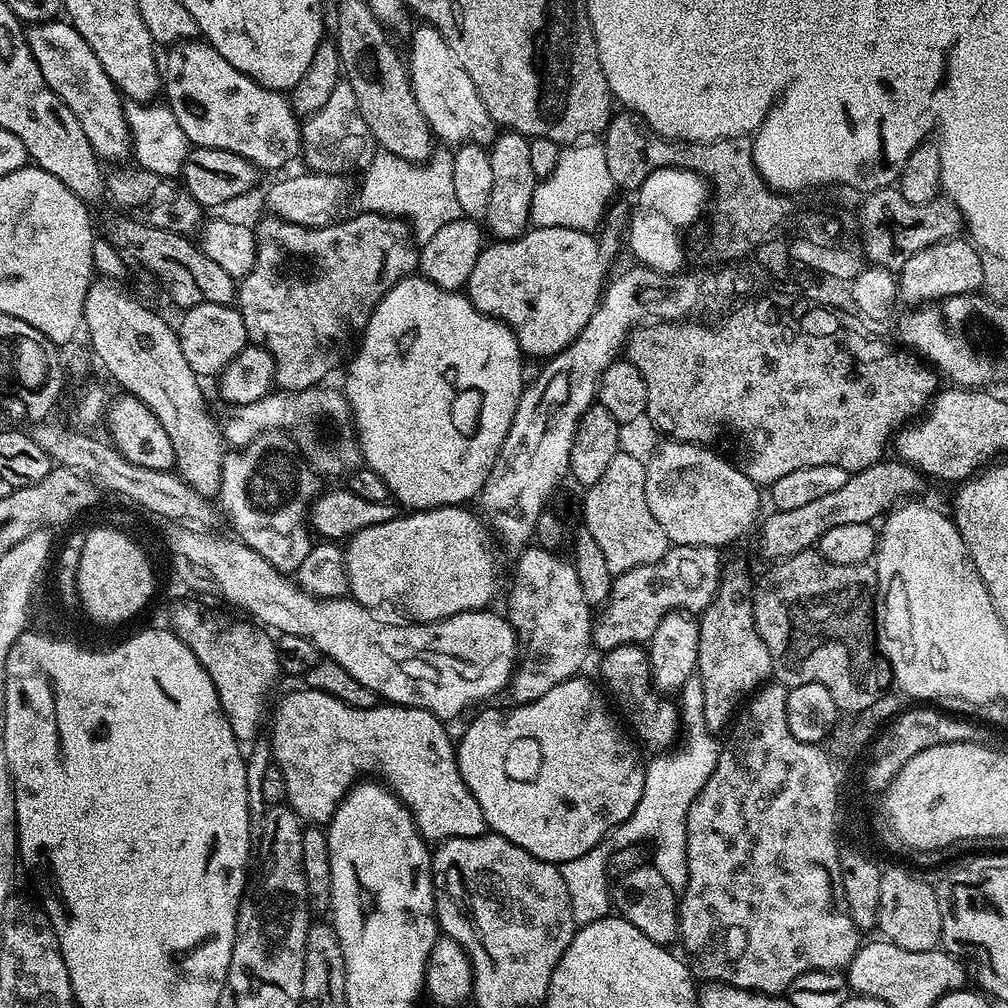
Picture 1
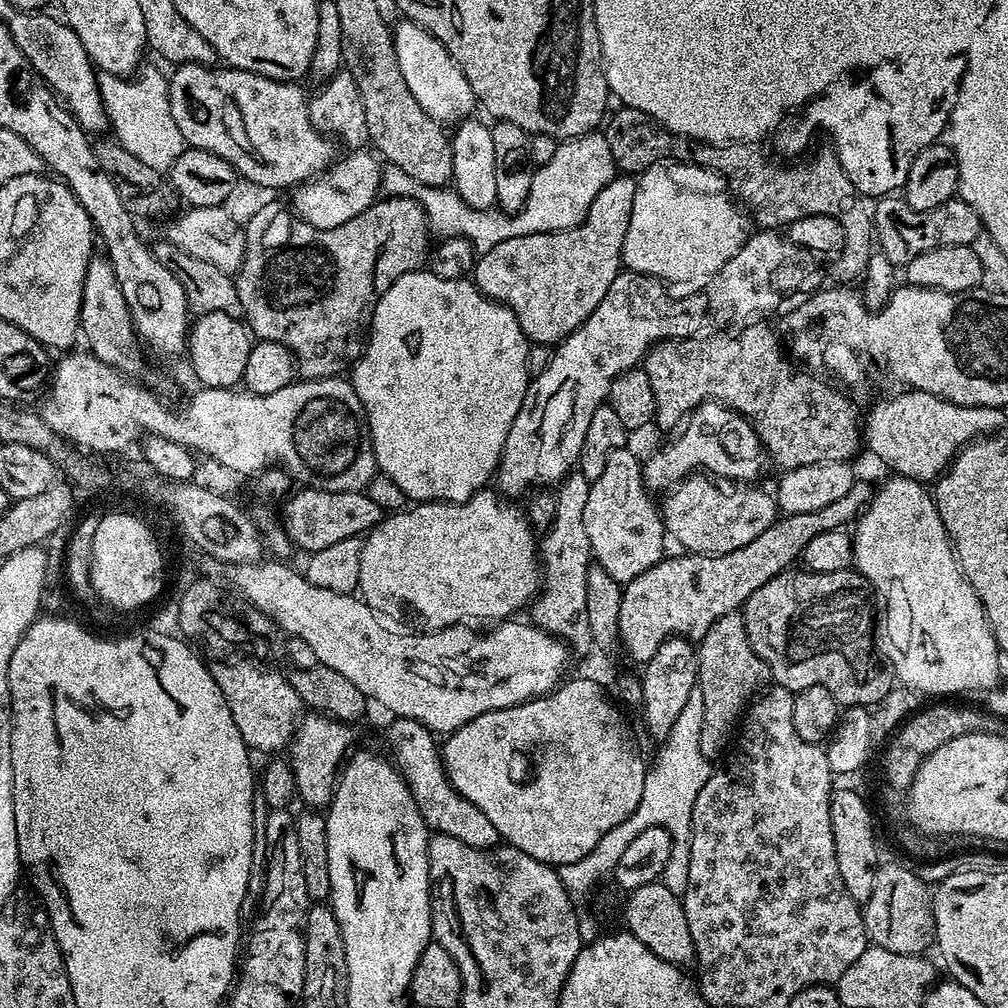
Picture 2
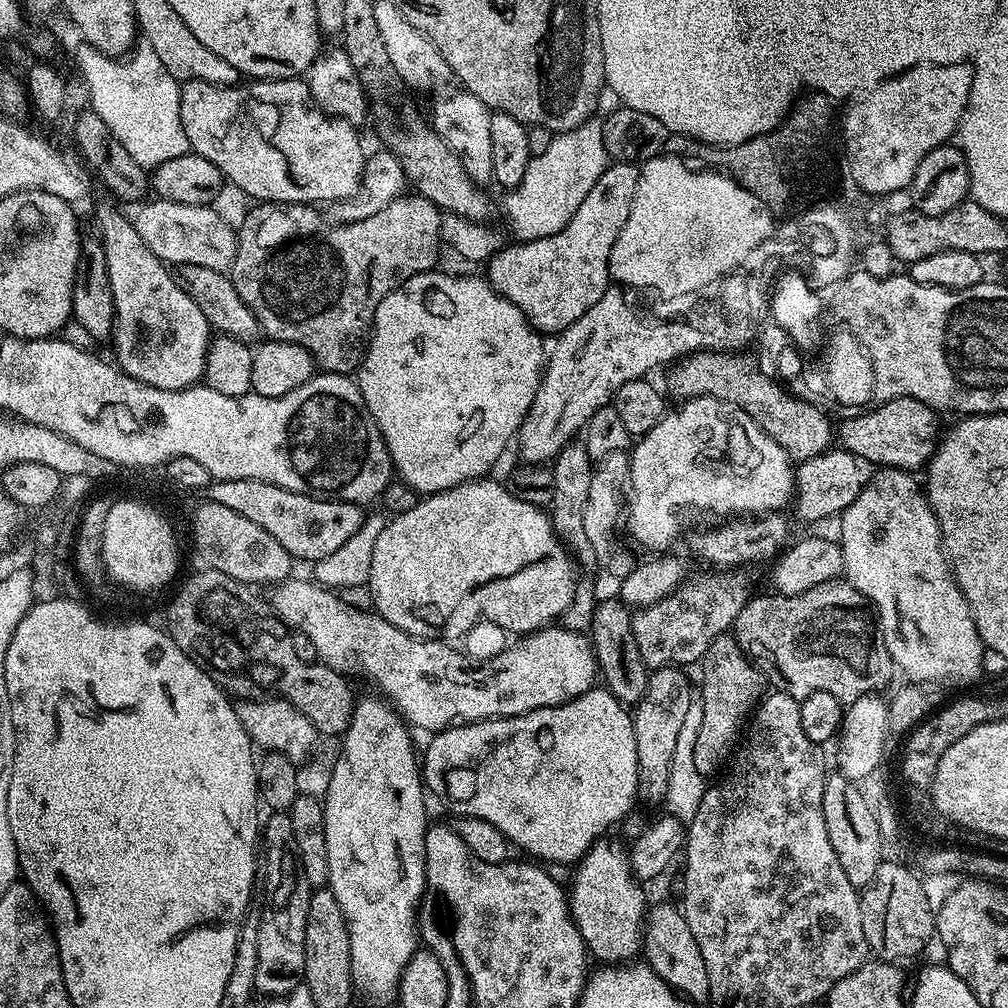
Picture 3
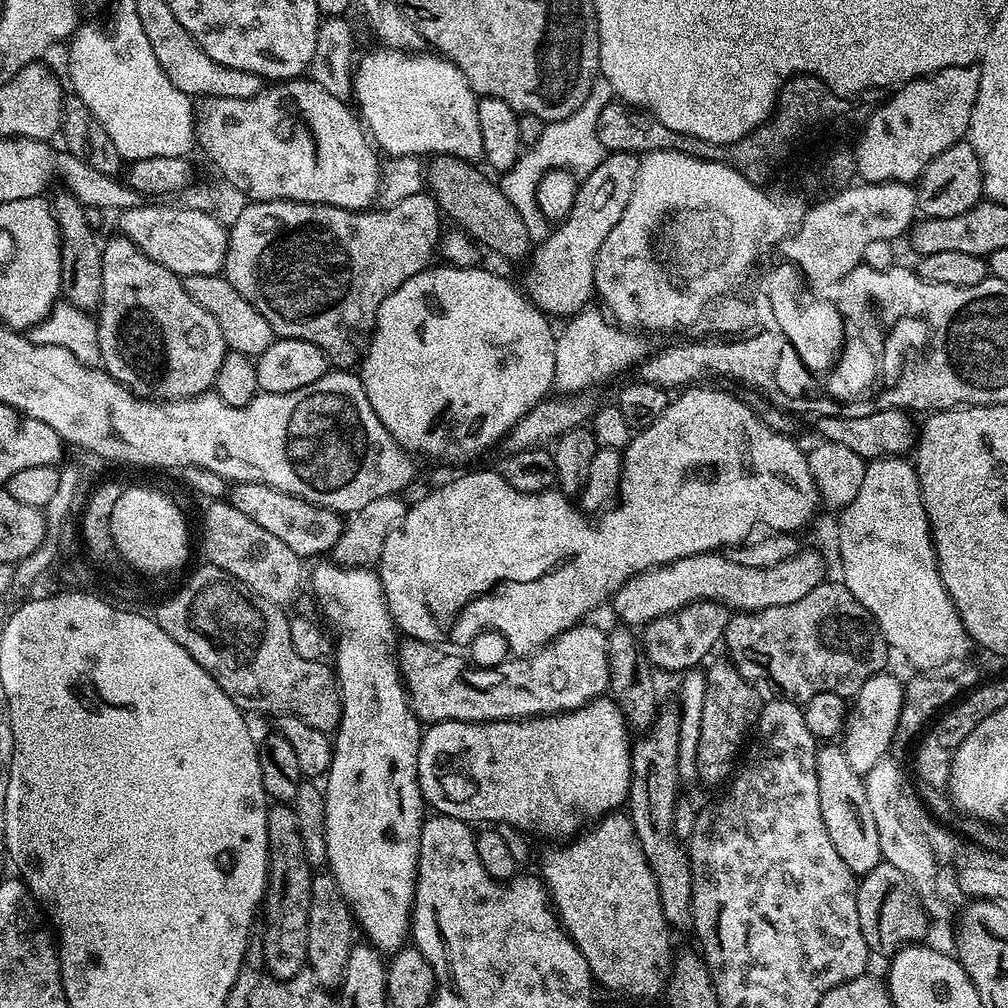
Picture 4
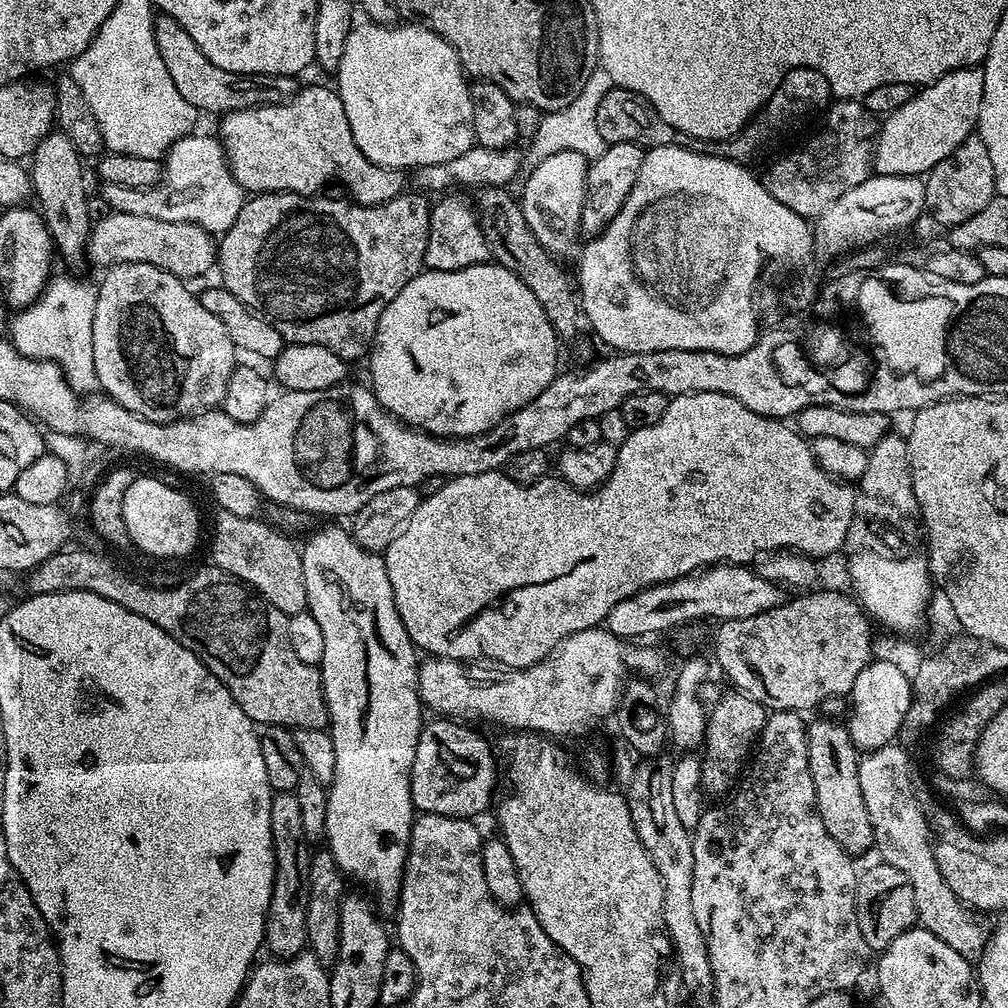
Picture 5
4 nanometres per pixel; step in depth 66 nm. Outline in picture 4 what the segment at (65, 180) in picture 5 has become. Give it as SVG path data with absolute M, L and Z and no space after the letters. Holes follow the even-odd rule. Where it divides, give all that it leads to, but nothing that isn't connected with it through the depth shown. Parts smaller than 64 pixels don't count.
M60 190L56 197L51 197L52 213L56 219L56 225L60 231L60 253L62 254L62 282L60 283L60 291L63 299L67 303L78 306L83 312L92 312L99 309L100 299L102 298L102 240L99 240L97 229L90 226L90 222L86 222L86 214L84 213L84 205L78 202L78 198L74 198L72 193L67 190Z

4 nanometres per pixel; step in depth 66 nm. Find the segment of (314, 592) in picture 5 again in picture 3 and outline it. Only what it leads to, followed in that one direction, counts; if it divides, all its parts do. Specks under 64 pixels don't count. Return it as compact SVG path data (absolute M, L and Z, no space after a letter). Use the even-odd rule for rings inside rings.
M379 695L357 699L356 709L350 718L350 726L339 741L340 753L332 764L332 773L328 776L328 793L323 793L322 803L326 818L326 854L330 858L330 874L327 887L338 898L338 906L342 906L342 914L346 914L346 926L350 934L350 958L352 959L352 978L357 989L360 988L376 1004L384 1004L397 995L400 986L400 975L410 962L410 958L418 950L418 913L426 896L424 882L424 855L426 854L426 834L430 827L428 808L424 805L426 785L422 779L422 768L418 763L418 752L412 749L412 736L409 725L403 716Z

